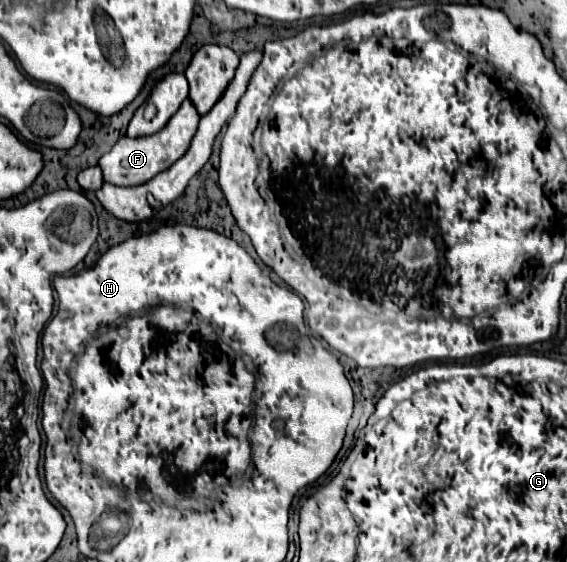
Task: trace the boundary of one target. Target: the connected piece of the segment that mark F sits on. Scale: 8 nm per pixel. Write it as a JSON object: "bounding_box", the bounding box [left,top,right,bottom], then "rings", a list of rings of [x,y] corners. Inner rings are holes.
{"bounding_box":[98,98,200,186],"rings":[[[186,98],[178,108],[178,112],[166,122],[166,128],[162,128],[162,132],[156,132],[154,136],[144,136],[144,138],[122,136],[114,144],[114,148],[108,154],[104,154],[98,162],[98,166],[104,172],[104,182],[118,184],[118,186],[134,186],[134,184],[148,182],[158,172],[172,166],[188,150],[190,140],[198,128],[198,120],[200,120],[198,110],[194,108],[192,100]]]}

